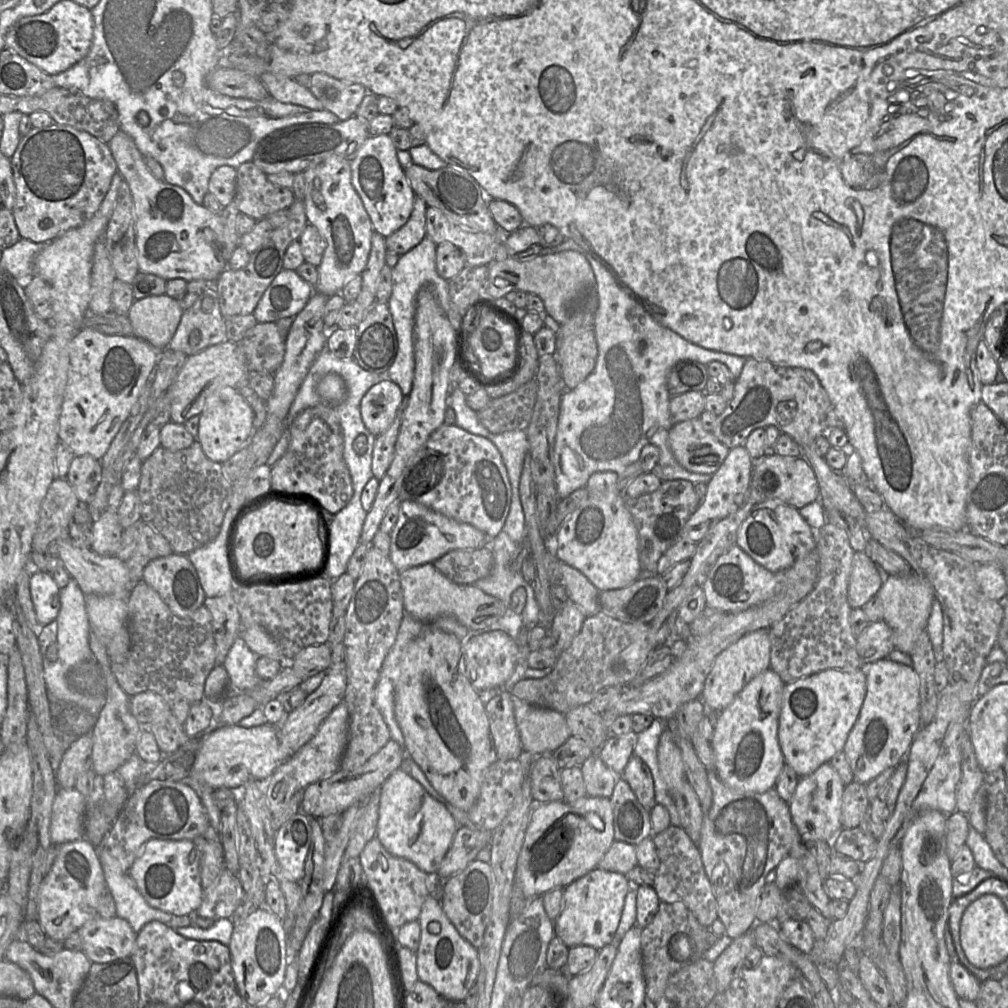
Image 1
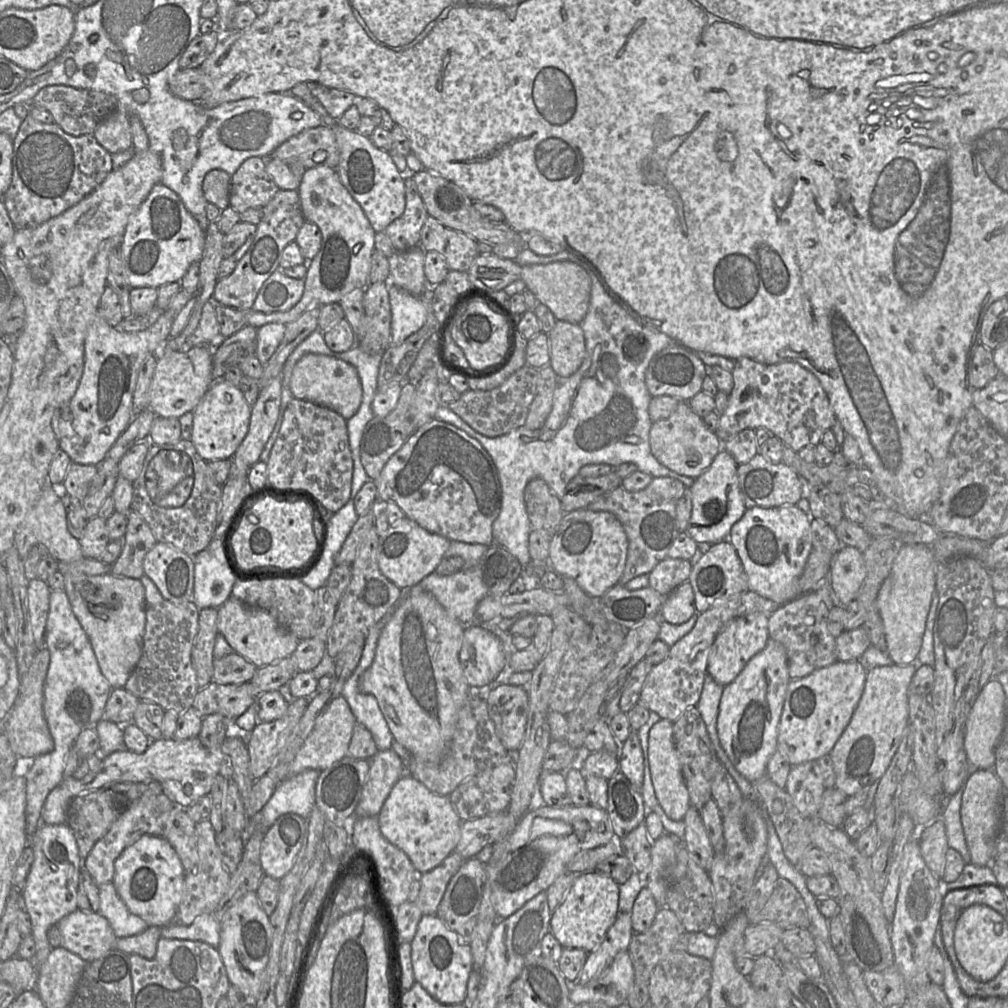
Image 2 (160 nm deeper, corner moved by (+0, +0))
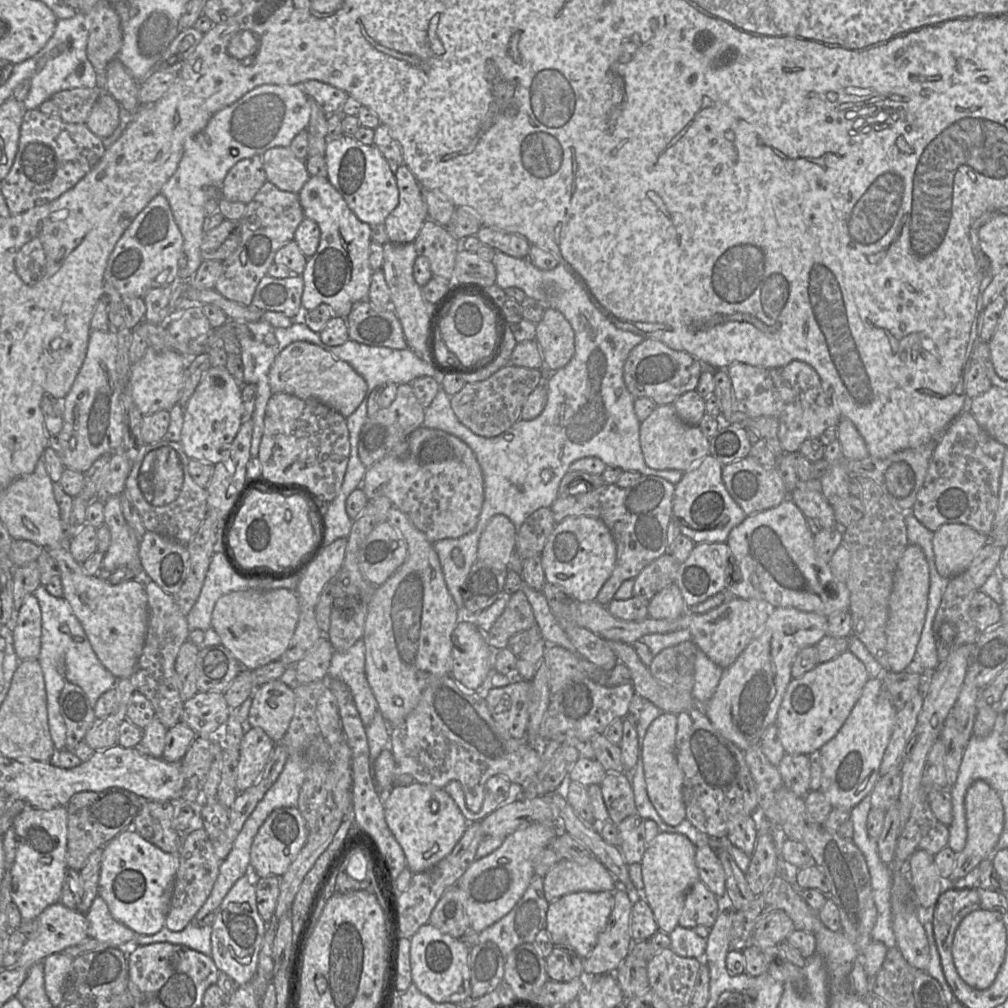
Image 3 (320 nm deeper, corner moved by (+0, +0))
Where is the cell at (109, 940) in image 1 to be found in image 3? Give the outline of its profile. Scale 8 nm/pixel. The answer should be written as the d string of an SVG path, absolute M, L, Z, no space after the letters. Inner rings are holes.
M59 902L44 909L36 920L37 936L25 942L13 967L29 969L47 956L61 953L89 937L86 914L71 910Z

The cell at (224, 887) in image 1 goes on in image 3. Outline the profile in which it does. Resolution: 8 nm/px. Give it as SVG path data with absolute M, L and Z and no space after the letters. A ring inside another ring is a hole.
M204 828L194 830L189 834L182 834L179 868L175 875L170 909L165 921L166 928L173 932L186 928L211 894L222 861L216 856L212 840Z

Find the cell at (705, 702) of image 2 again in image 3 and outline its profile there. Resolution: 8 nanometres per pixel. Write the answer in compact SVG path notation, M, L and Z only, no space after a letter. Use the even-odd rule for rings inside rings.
M697 650L692 695L700 704L705 704L712 698L722 673L723 668L711 661L702 650Z

